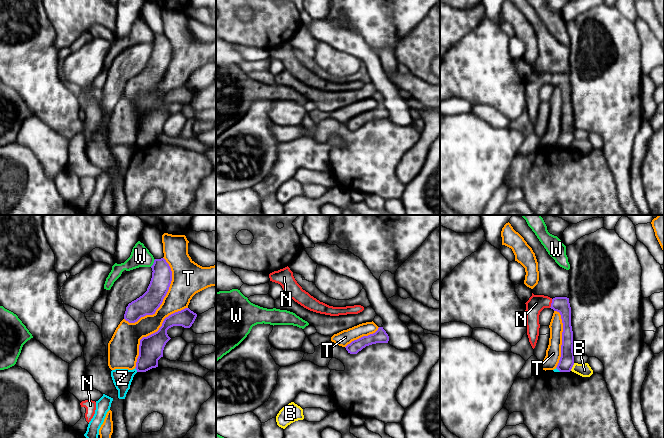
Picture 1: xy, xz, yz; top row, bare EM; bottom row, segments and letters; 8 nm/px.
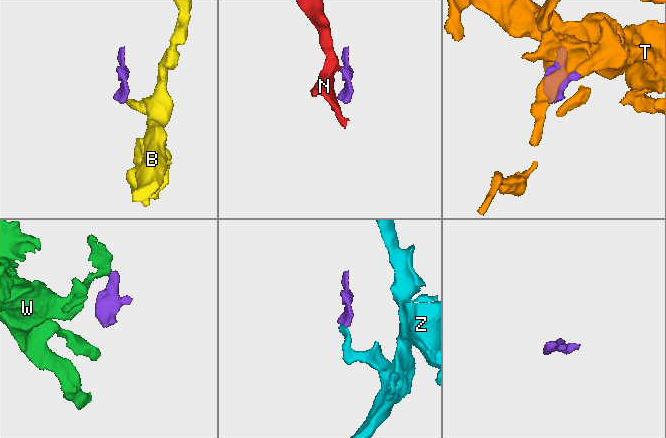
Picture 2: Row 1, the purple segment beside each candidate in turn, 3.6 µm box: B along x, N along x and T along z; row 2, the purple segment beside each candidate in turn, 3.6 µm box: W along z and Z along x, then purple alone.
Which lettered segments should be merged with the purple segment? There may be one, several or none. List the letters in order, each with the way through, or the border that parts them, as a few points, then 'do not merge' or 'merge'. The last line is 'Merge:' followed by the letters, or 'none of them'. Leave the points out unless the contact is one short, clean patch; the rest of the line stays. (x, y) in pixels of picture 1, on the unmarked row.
B: along yz (574, 139), (570, 146) | do not merge
N: merge
T: do not merge
W: along xy (155, 35), (150, 42) | do not merge
Z: along xy (135, 143), (137, 147) | do not merge
Merge: N

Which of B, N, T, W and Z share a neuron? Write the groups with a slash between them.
B / N / T / W / Z

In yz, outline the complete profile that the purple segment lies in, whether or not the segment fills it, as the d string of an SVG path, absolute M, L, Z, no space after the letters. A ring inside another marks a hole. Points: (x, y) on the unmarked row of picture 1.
M534 71L529 74L526 80L526 102L529 118L534 125L539 112L539 91L544 84L551 84L561 91L563 99L561 133L557 141L560 148L570 148L574 141L573 128L573 107L571 102L571 83L569 74L550 74L544 71Z

